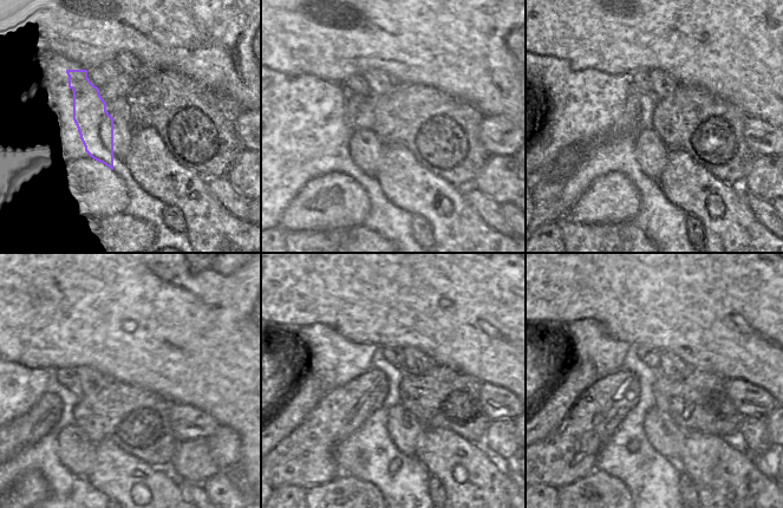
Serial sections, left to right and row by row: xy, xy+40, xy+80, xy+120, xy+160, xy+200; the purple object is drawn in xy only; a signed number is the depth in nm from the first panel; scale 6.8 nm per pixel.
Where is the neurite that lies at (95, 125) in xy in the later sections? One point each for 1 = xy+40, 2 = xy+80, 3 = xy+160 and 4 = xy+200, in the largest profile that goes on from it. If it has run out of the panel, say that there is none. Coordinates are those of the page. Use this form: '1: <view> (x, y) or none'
1: xy+40 (365, 147)
2: xy+80 (632, 151)
3: xy+160 (403, 429)
4: xy+200 (666, 437)

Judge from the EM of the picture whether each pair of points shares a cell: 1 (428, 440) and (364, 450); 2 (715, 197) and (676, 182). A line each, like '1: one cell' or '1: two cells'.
1: two cells
2: one cell

